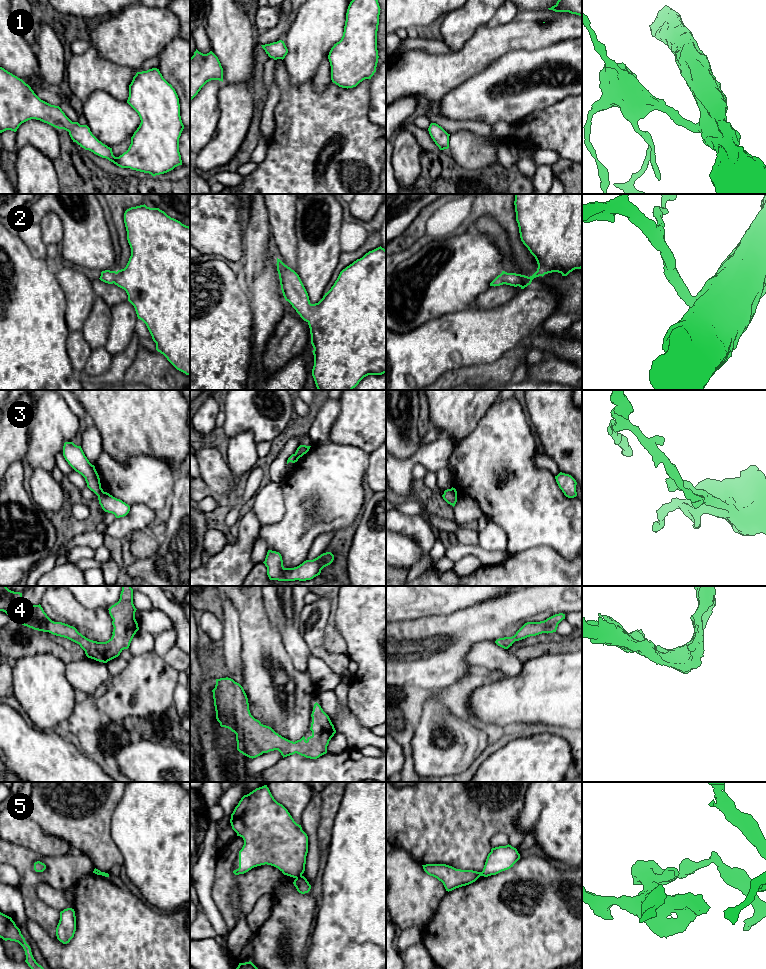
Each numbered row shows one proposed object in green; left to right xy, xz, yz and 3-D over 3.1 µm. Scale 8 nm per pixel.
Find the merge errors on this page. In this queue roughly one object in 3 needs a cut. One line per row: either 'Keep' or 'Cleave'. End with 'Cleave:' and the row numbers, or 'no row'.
1: Keep
2: Keep
3: Cleave
4: Keep
5: Cleave
Cleave: 3, 5

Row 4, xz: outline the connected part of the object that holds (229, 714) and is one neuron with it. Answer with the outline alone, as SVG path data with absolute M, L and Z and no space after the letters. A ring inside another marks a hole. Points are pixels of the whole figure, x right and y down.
M216 679L212 692L217 721L221 727L236 734L237 750L252 759L274 750L278 750L283 758L297 753L317 759L327 753L329 741L336 733L329 716L317 702L311 714L312 735L293 742L251 715L244 689L233 679Z

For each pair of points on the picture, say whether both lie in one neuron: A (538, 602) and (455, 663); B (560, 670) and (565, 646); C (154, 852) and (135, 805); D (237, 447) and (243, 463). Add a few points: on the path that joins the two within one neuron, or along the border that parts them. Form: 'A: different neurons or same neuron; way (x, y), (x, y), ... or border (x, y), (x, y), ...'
A: same neuron; way (515, 608), (501, 617), (486, 621), (467, 640)
B: different neurons; border (571, 651), (542, 654), (540, 656)
C: same neuron; way (154, 840), (154, 824), (147, 817)
D: same neuron; way (241, 451), (241, 459)

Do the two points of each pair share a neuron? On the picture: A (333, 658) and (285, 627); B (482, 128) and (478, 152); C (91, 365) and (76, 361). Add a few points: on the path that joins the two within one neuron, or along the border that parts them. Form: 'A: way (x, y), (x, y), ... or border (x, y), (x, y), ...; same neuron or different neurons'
A: border (299, 616), (298, 630), (311, 654); different neurons
B: border (493, 125), (493, 131), (487, 136), (458, 130); different neurons
C: border (92, 350), (80, 375); different neurons

